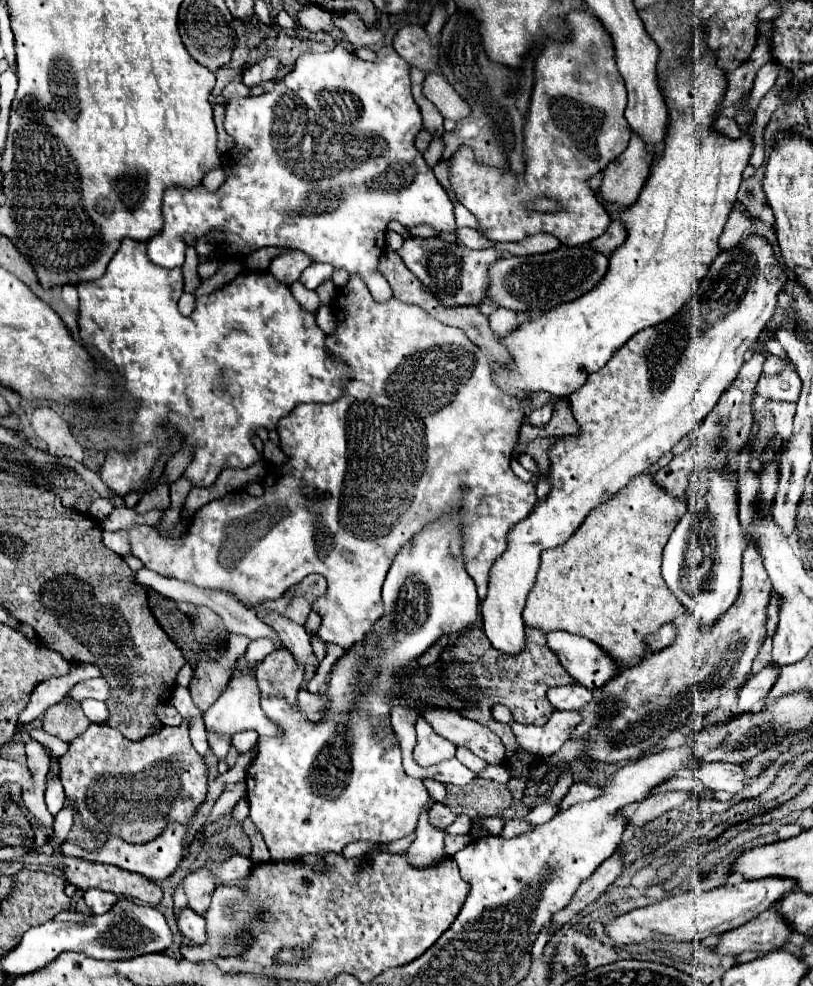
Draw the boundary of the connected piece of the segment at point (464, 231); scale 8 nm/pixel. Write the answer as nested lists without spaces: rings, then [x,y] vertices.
[[[458,227],[456,229],[456,235],[458,235],[458,241],[466,247],[472,247],[472,249],[484,249],[484,247],[500,247],[496,243],[490,243],[488,239],[484,239],[476,229],[470,229],[470,227]]]

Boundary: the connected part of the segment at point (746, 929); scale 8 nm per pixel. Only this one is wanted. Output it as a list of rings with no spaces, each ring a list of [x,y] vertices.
[[[772,907],[762,915],[754,917],[752,921],[748,921],[746,925],[724,933],[720,943],[716,945],[716,951],[734,955],[740,955],[744,951],[758,951],[758,953],[776,951],[792,935],[792,929],[782,921],[784,919],[780,917],[780,911]]]

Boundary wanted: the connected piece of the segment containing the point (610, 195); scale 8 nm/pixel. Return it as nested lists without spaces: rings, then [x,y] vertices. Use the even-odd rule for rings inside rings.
[[[632,133],[624,155],[604,169],[604,181],[600,187],[602,199],[630,207],[638,199],[650,175],[652,159],[654,153],[650,153],[646,143],[642,143],[642,139]]]

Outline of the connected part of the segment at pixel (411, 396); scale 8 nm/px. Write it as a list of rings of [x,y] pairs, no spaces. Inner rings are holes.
[[[356,275],[350,277],[348,285],[344,289],[340,289],[338,299],[332,303],[332,313],[338,321],[338,329],[336,335],[328,335],[326,337],[326,349],[332,355],[338,355],[344,363],[350,365],[352,369],[352,381],[346,385],[344,395],[340,401],[336,403],[328,403],[328,405],[298,405],[288,417],[280,419],[278,423],[278,435],[280,435],[280,447],[282,451],[290,457],[290,461],[284,467],[276,467],[274,473],[262,481],[264,485],[264,495],[262,497],[250,497],[246,491],[232,491],[228,495],[224,495],[222,499],[210,501],[204,507],[200,507],[194,517],[192,517],[192,525],[188,529],[188,533],[184,537],[180,537],[178,541],[174,541],[172,537],[160,537],[154,527],[150,525],[135,525],[128,534],[130,549],[132,555],[136,555],[144,567],[164,575],[164,577],[172,577],[184,583],[192,583],[196,587],[202,589],[212,589],[212,591],[224,591],[232,597],[236,597],[240,603],[248,605],[248,607],[256,607],[264,601],[270,599],[278,599],[284,595],[284,591],[296,583],[300,583],[306,575],[310,573],[322,573],[328,579],[328,591],[326,595],[334,595],[334,599],[328,599],[326,595],[320,597],[320,609],[312,609],[322,617],[322,625],[320,625],[320,637],[324,641],[336,643],[342,649],[352,647],[354,643],[362,641],[364,635],[372,629],[372,625],[376,623],[376,619],[380,619],[382,611],[382,599],[380,599],[380,589],[384,583],[384,577],[388,573],[388,567],[392,565],[392,559],[400,553],[400,547],[404,547],[414,535],[418,535],[424,525],[434,523],[436,519],[442,519],[444,515],[458,515],[460,521],[460,535],[462,535],[462,557],[464,557],[464,567],[468,571],[468,575],[474,579],[476,587],[478,587],[478,595],[480,601],[486,599],[488,593],[488,583],[490,583],[490,569],[494,565],[494,561],[506,551],[508,543],[508,531],[520,523],[522,519],[526,519],[530,515],[530,511],[534,509],[536,503],[536,485],[534,483],[524,483],[520,481],[512,469],[510,469],[510,459],[514,453],[514,447],[518,443],[518,433],[524,421],[524,409],[522,409],[522,401],[506,395],[504,391],[500,391],[500,387],[496,387],[492,383],[492,361],[490,357],[476,347],[460,329],[456,327],[448,327],[438,323],[434,317],[430,317],[424,309],[416,307],[416,305],[408,305],[396,297],[384,301],[384,303],[376,303],[376,299],[372,299],[368,287],[364,285],[364,281]],[[416,423],[422,423],[422,429],[416,429]],[[326,601],[334,601],[334,609],[324,609]]]

